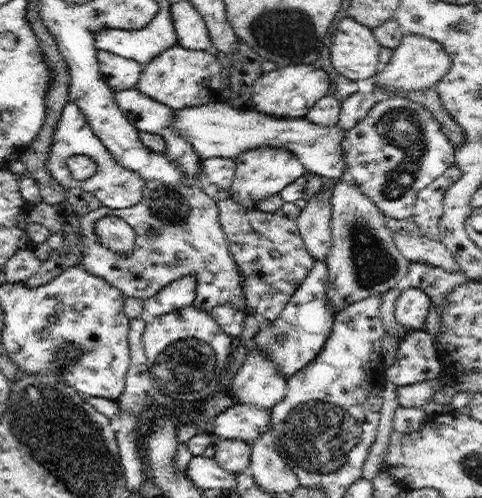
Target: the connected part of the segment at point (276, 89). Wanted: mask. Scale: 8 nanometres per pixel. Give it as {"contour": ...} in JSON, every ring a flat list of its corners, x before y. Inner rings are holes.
{"contour":[[314,64,277,66,276,70,260,76,254,82,252,103,264,114,288,118,304,117,320,98,328,94,332,78,334,76,328,76,322,68,316,68]]}

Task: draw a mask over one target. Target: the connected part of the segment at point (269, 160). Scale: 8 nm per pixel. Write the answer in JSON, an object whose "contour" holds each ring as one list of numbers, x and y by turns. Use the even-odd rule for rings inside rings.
{"contour":[[268,145,246,150,244,153,240,153,234,162,235,176,230,184,230,197,232,197,232,201,242,205,244,210,248,209,248,211,258,208,260,199,279,194,283,188,307,173,306,167,300,162,300,159,284,147]]}

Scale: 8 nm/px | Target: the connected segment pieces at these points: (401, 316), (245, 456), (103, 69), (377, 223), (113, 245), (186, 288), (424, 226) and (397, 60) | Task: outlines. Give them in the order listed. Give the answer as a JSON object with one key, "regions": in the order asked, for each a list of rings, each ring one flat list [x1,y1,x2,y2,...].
{"regions":[[[416,287,404,289,395,302,395,319,405,331,424,329,430,304,431,298,424,290]],[[217,439,215,459,218,465,227,472,242,474,248,471,251,446,240,439]],[[100,49,96,50,96,58,102,78,115,91,135,87,144,67,136,60]],[[338,180,331,195,332,248,326,257,328,284,326,295,334,312,376,294,383,294,409,273,409,260,396,248,392,229,386,225,386,216,364,195,360,185]],[[109,215,94,222,94,234,101,250,118,252,128,256,134,248,134,229,122,218]],[[196,275,184,276,169,282,154,296,143,301,143,312,147,319,180,310,195,301]],[[439,176,418,192,412,220,417,222,424,234,428,234,428,238,439,238,438,224,443,214,443,193,453,186,452,182,452,176]],[[404,32,400,44,393,49,392,58,386,68,379,71,374,78,374,84,380,88,396,92,396,89,420,91,435,87,435,84,450,70,452,61,446,49,440,42,432,38]]]}

